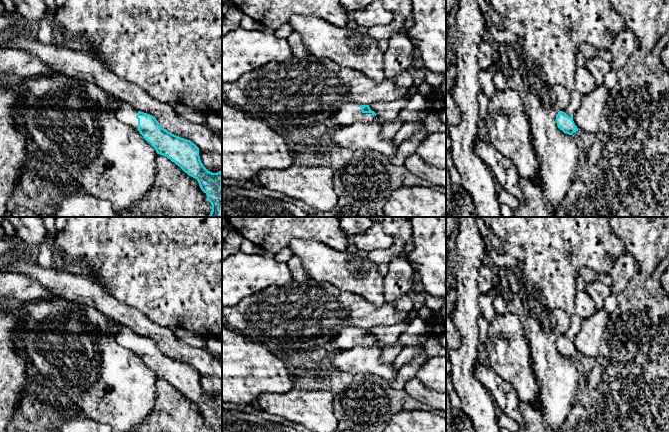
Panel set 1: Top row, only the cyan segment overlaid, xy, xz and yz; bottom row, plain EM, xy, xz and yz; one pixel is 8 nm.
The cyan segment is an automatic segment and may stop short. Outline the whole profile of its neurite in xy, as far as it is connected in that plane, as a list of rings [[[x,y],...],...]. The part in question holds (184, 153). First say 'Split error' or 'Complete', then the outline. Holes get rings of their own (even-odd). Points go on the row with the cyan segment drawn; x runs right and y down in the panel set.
Split error. [[[120,101],[116,117],[120,122],[138,130],[157,154],[167,157],[195,178],[212,205],[209,217],[222,217],[222,170],[217,173],[208,171],[203,166],[199,148],[194,143],[168,132],[155,117],[138,111],[127,101]]]

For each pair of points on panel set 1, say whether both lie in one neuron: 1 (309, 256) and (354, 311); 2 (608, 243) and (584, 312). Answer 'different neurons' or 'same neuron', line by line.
1: different neurons
2: different neurons

